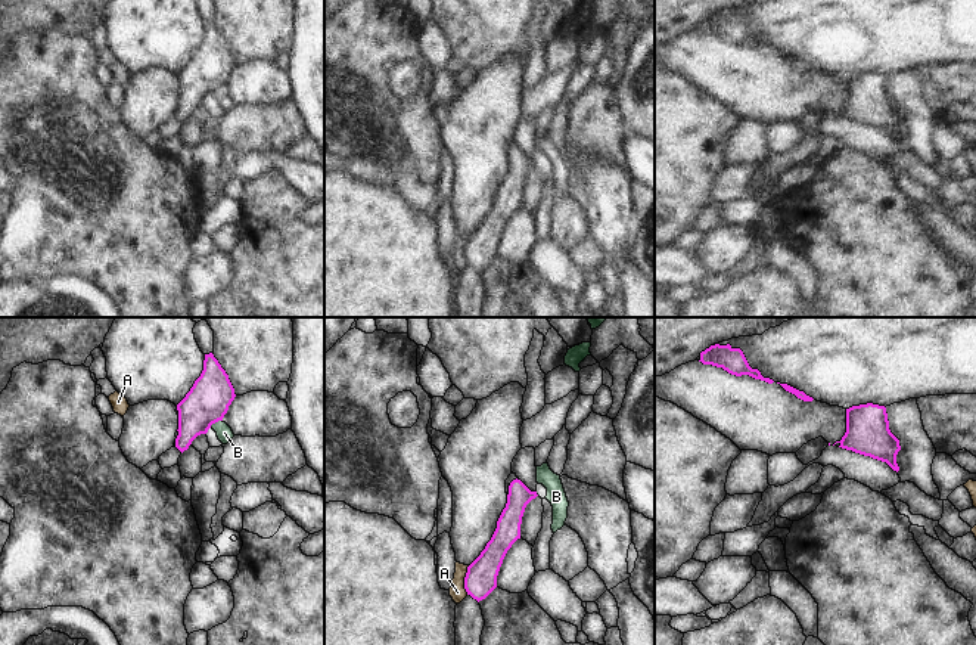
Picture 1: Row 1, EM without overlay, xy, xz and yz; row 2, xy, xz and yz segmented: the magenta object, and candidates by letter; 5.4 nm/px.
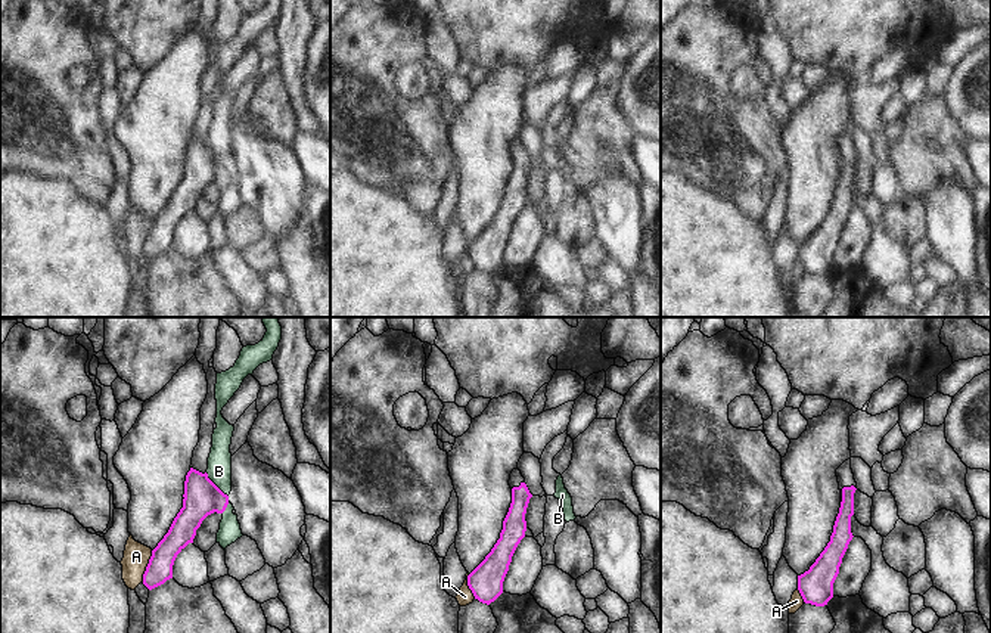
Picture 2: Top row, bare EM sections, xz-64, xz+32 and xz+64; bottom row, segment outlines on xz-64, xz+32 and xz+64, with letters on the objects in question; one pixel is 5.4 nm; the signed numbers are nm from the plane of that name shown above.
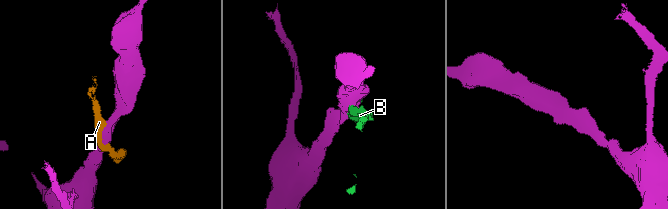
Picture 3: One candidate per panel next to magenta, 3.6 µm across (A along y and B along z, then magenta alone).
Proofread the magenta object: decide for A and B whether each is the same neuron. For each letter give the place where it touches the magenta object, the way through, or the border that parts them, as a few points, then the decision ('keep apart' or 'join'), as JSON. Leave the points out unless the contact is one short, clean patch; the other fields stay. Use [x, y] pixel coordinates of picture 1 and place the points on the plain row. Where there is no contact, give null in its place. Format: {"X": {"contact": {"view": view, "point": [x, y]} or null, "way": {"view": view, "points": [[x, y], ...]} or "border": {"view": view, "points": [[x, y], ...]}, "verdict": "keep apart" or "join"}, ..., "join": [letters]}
{"A": {"contact": {"view": "xz", "point": [465, 250]}, "verdict": "keep apart"}, "B": {"contact": {"view": "xy", "point": [215, 90]}, "verdict": "keep apart"}, "join": []}

